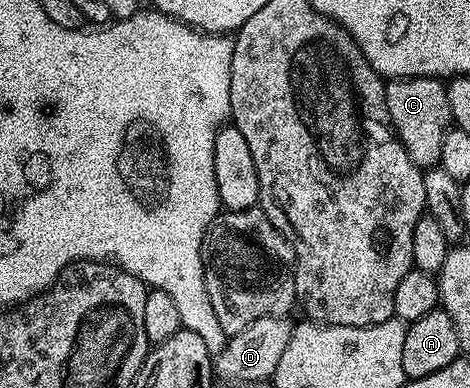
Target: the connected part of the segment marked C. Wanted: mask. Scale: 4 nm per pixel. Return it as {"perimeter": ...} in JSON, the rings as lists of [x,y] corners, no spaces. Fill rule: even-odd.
{"perimeter":[[[397,78],[385,85],[384,99],[389,123],[410,160],[421,168],[437,165],[442,156],[442,136],[454,126],[445,83],[438,78]]]}

